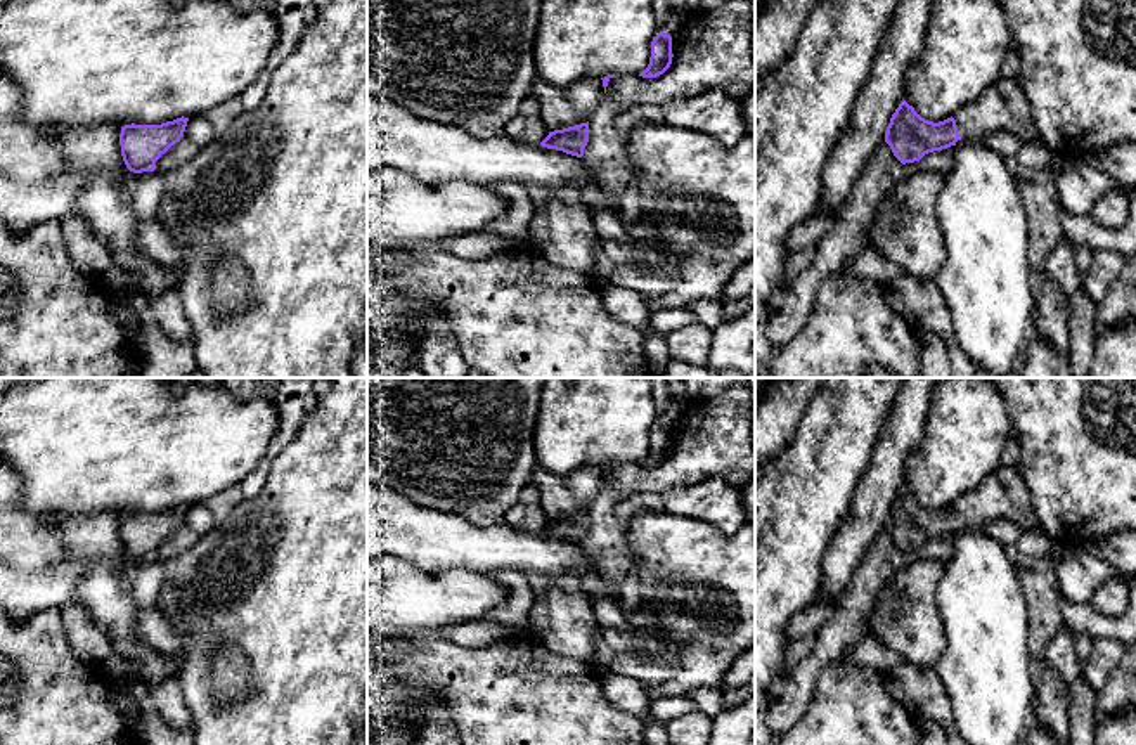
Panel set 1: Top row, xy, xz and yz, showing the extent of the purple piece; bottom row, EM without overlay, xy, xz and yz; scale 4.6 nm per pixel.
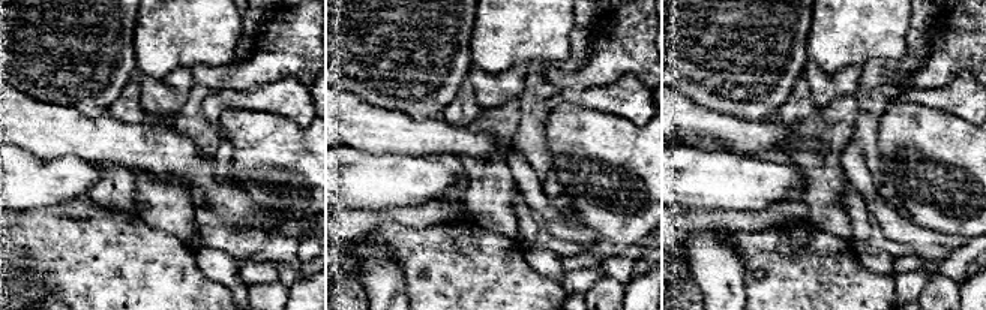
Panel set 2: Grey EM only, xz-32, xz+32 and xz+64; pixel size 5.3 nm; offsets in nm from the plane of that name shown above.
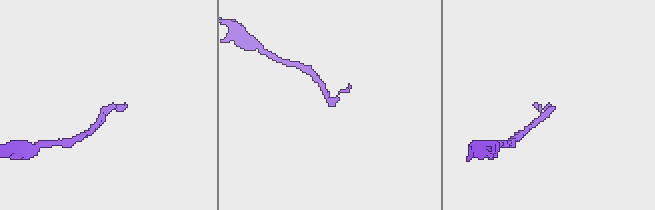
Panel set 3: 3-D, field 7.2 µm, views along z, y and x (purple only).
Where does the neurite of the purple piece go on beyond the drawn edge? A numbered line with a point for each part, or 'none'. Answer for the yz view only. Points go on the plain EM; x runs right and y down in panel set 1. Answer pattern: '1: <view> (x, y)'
1: yz (1003, 494)

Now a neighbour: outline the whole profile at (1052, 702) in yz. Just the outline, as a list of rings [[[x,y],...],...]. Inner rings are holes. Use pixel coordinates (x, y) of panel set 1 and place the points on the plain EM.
[[[1053,669],[1042,670],[1042,683],[1037,688],[1030,722],[1042,726],[1060,740],[1068,740],[1070,693],[1068,684]]]

